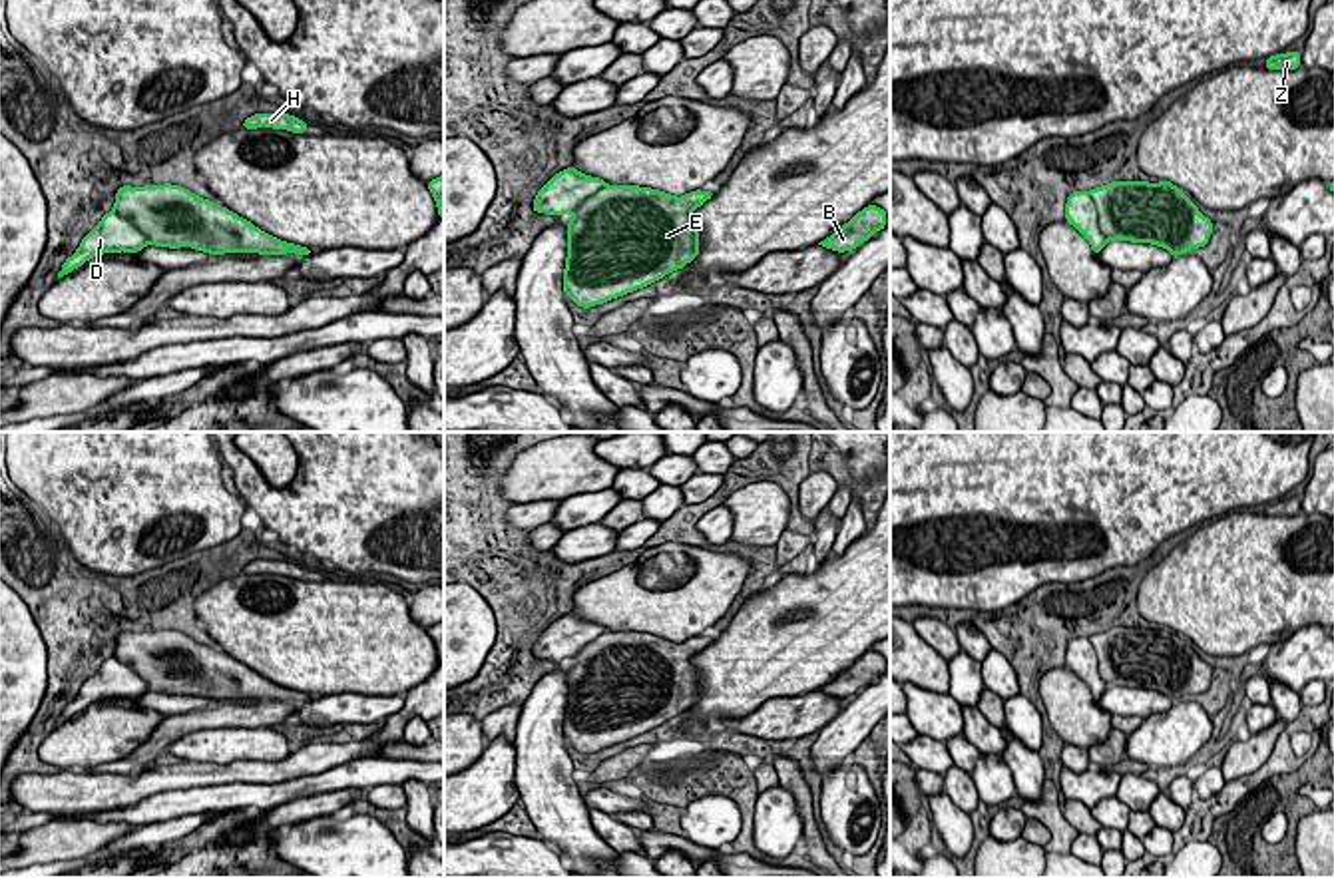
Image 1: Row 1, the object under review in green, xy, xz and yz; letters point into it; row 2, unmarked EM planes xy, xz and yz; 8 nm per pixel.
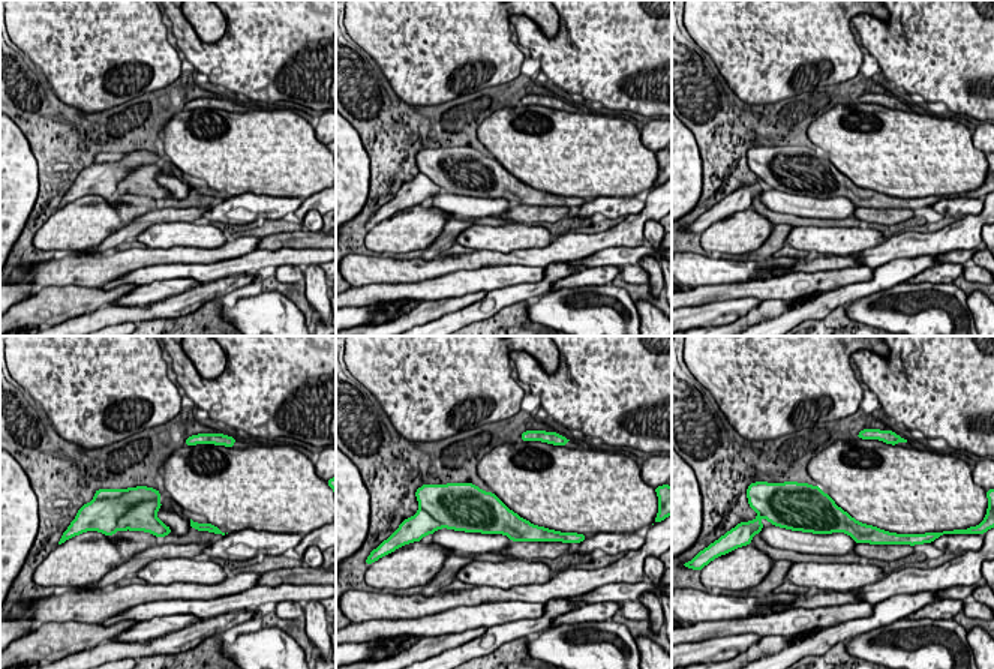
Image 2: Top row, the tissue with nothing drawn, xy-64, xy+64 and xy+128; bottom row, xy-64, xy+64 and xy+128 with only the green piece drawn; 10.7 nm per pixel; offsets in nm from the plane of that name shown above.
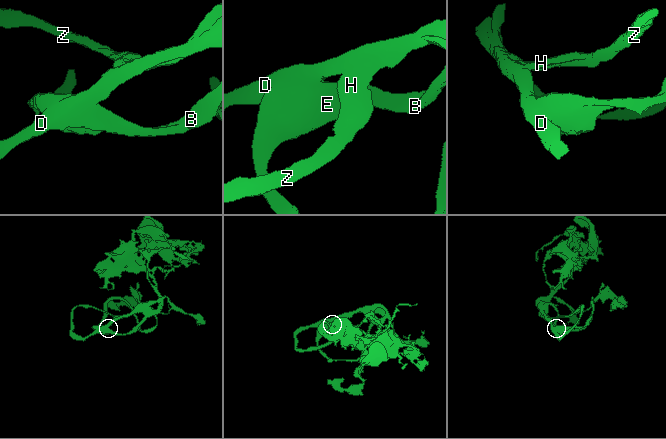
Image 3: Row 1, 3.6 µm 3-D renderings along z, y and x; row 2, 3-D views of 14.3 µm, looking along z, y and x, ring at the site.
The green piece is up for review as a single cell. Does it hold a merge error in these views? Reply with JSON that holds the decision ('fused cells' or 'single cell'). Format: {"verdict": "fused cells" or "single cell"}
{"verdict": "single cell"}

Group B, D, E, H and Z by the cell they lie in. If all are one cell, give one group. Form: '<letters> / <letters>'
B D E H Z

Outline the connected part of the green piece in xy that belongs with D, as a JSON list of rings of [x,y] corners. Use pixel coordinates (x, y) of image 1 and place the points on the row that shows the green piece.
[[[123,185],[115,205],[66,259],[58,279],[104,253],[137,253],[145,245],[193,247],[209,255],[311,255],[309,247],[281,241],[227,207],[219,207],[181,185]]]

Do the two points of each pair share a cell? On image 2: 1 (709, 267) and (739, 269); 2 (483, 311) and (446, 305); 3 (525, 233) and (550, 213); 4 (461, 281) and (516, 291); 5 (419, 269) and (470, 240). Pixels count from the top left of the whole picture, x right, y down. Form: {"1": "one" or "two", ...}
{"1": "one", "2": "two", "3": "two", "4": "two", "5": "two"}

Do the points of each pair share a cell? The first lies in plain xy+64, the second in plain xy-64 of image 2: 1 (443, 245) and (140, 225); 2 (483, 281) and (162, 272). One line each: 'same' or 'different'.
1: same
2: same

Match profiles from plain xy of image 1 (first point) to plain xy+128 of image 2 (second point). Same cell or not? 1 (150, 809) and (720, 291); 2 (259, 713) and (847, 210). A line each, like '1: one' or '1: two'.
1: one
2: two

